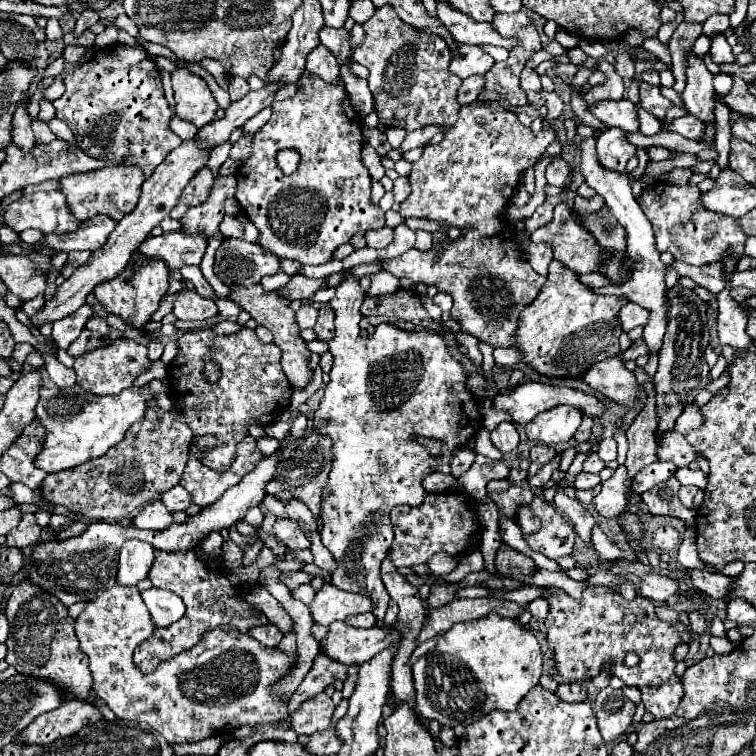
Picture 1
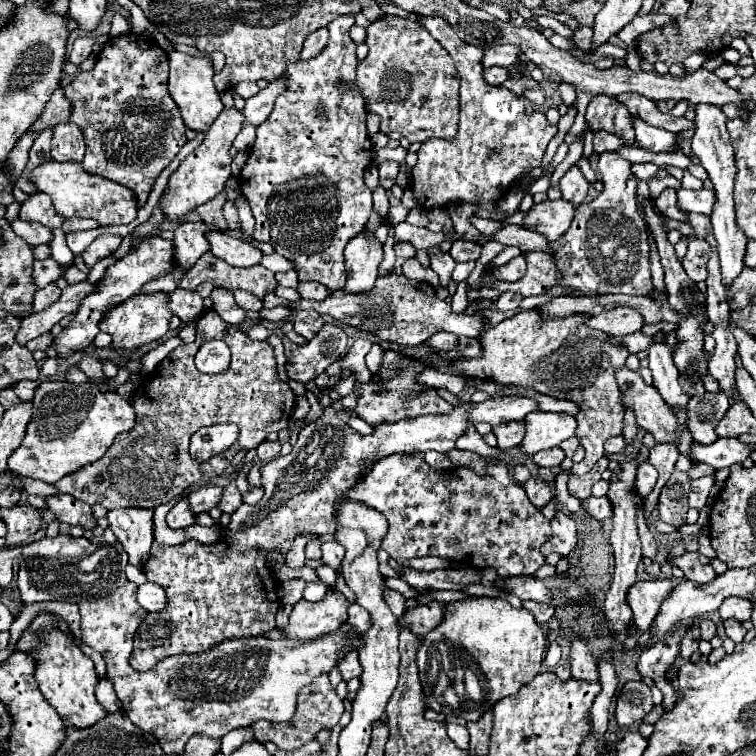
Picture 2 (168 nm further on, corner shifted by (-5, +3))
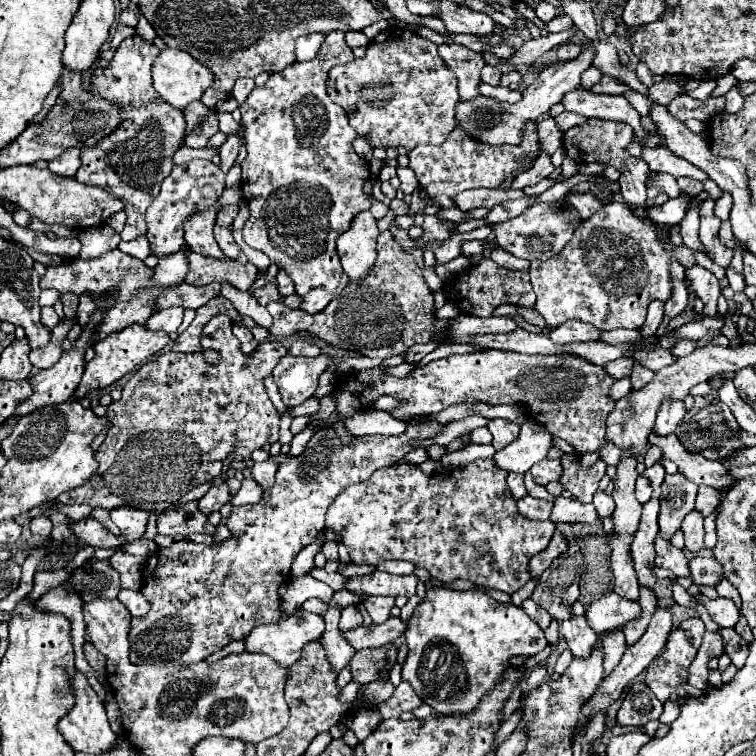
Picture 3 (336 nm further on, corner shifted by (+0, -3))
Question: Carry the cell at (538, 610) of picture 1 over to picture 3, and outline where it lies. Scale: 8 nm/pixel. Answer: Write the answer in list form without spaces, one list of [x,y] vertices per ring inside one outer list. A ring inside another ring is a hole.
[[[527,598],[527,600],[523,602],[523,610],[541,626],[541,630],[545,630],[545,628],[549,626],[549,622],[551,622],[549,612],[547,612],[545,608],[541,608],[539,604],[535,604],[531,598]]]

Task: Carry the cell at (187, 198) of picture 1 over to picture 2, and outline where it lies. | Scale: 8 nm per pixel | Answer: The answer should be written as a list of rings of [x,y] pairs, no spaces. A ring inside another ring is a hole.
[[[222,190],[220,194],[216,194],[214,200],[208,200],[204,202],[204,206],[196,206],[194,212],[202,216],[202,220],[210,222],[210,224],[216,224],[220,228],[226,228],[226,222],[224,222],[224,216],[222,216],[222,206],[226,202],[226,192]]]

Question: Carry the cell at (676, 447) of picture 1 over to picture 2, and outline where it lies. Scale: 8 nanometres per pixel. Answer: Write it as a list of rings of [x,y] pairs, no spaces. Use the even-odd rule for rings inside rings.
[[[718,438],[712,444],[690,444],[690,458],[694,462],[710,464],[712,468],[728,468],[734,462],[744,462],[750,456],[750,446],[736,438]]]

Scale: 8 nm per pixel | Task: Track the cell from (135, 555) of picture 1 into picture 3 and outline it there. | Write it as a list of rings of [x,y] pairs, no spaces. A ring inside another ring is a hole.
[[[117,506],[111,510],[111,520],[119,526],[125,540],[135,540],[145,534],[149,512],[131,506]]]

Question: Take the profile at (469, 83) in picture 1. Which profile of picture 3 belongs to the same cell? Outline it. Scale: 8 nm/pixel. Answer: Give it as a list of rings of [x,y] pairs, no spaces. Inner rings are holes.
[[[485,66],[485,68],[481,70],[481,80],[483,80],[485,84],[497,86],[499,80],[501,80],[501,70],[495,68],[495,66]]]

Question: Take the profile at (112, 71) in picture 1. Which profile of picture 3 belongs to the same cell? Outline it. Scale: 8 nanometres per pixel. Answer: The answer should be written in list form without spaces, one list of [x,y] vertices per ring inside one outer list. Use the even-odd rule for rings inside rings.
[[[133,34],[123,40],[115,50],[109,68],[95,70],[93,92],[121,104],[121,128],[101,140],[97,148],[85,148],[81,152],[81,168],[75,178],[83,184],[93,184],[105,188],[111,196],[119,198],[127,208],[127,222],[121,232],[123,240],[135,240],[145,236],[145,212],[153,198],[157,196],[161,182],[173,170],[173,154],[177,152],[181,138],[185,136],[183,112],[169,106],[153,88],[151,64],[157,58],[159,48],[147,42],[143,36]]]

